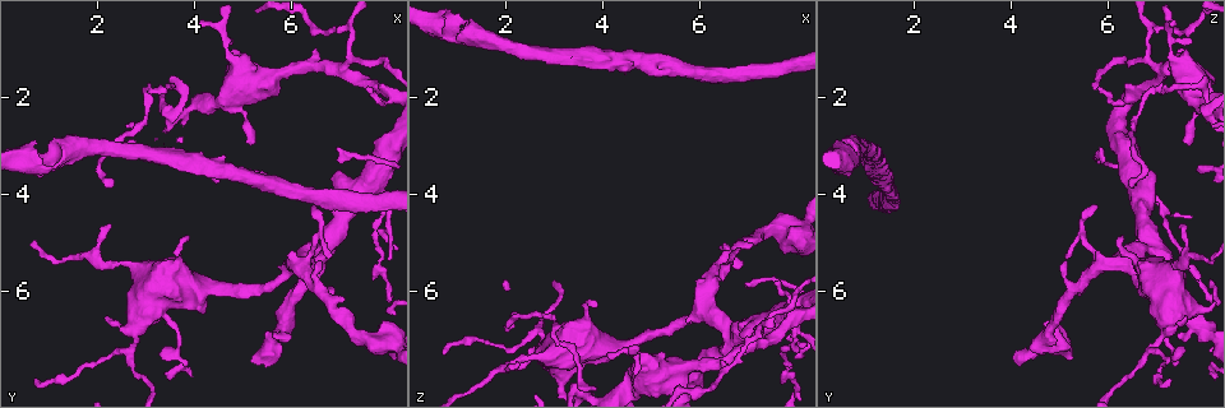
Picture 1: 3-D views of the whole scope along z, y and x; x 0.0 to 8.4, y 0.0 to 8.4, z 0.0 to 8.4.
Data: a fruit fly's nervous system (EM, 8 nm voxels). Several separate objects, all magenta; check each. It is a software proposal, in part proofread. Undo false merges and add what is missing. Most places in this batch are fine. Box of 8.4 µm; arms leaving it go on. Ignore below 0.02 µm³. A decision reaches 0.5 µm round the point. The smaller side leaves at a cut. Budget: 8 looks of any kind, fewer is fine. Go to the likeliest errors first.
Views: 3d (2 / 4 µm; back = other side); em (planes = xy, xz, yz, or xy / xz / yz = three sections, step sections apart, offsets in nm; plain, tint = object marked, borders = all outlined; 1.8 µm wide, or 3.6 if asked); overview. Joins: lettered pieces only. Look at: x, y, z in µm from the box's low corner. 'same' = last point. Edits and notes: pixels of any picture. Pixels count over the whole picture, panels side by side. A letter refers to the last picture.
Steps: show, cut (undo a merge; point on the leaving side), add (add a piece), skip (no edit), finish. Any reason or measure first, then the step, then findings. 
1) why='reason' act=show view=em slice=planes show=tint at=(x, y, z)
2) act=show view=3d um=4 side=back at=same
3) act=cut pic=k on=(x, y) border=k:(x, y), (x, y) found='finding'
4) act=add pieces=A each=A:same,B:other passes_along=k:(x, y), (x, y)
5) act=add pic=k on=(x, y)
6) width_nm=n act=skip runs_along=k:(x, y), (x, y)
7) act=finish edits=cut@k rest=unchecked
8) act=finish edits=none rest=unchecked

act=show view=3d um=4 at=(3.65, 1.75, 7.95)

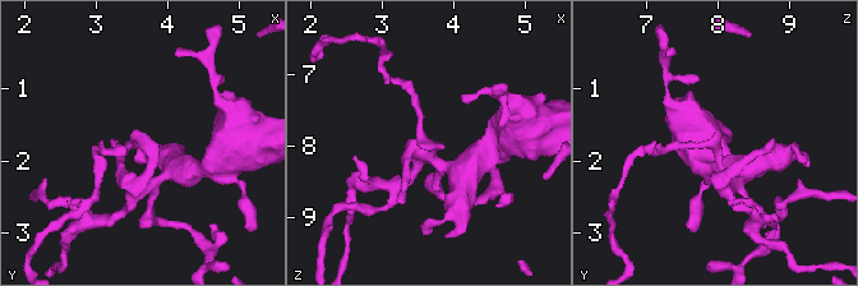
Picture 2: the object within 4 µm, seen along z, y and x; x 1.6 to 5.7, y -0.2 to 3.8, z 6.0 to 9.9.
arms=4 act=show view=em slice=xz step=16 show=borders at=(3.60, 1.80, 7.95)

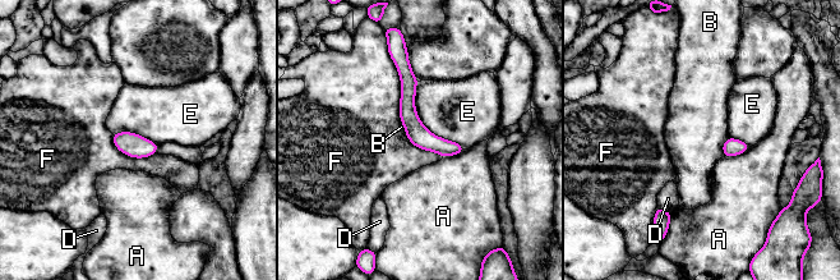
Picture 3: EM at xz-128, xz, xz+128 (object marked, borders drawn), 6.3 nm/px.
act=skip each=A:other,B:other,D:other,E:other,F:other runs_along=3:(406, 64), (411, 123), (460, 148) found='continuous, no second neuron'

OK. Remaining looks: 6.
why='looks like a crossing' act=show view=3d um=2 at=(5.30, 1.75, 7.70)

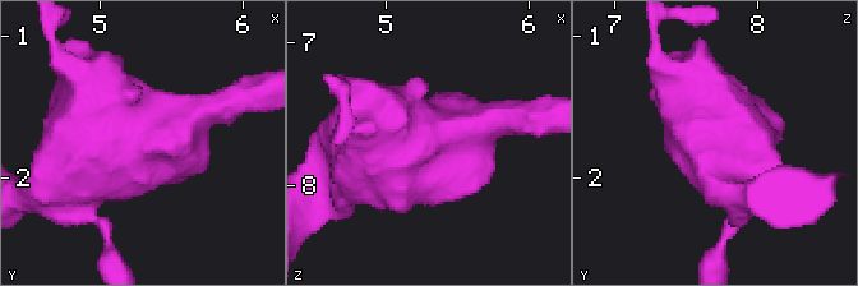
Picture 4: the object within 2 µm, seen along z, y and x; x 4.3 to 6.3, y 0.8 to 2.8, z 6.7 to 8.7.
arms=4 why='need the tissue' act=show view=em slice=xz step=4 show=borders at=(5.34, 1.70, 7.72)

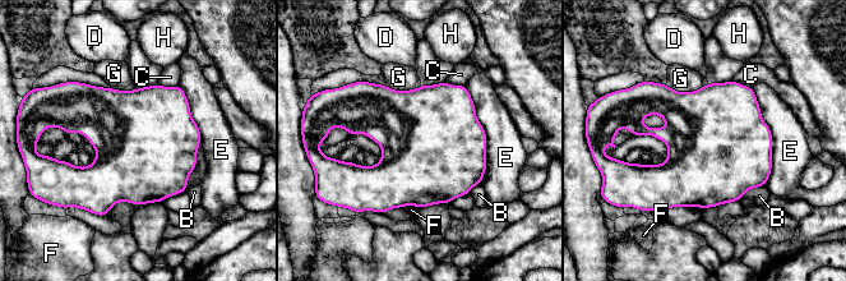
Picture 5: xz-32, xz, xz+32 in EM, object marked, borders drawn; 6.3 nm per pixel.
act=skip each=B:other,C:other,D:other,E:other,F:other,G:other,H:other border=5:(200, 143), (197, 166), (185, 188) found='all the same neuron'

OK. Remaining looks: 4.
why='thick turns thin' act=show view=3d um=4 at=(7.10, 1.55, 7.10)

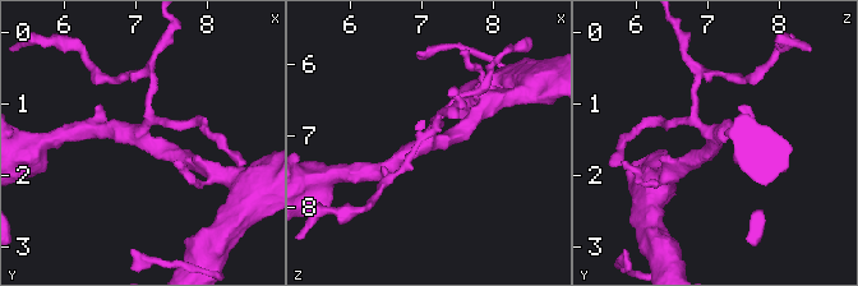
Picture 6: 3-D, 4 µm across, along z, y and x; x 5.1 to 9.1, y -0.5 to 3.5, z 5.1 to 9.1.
arms=4 act=show view=em slice=xy step=4 show=plain at=(7.15, 1.50, 7.10)

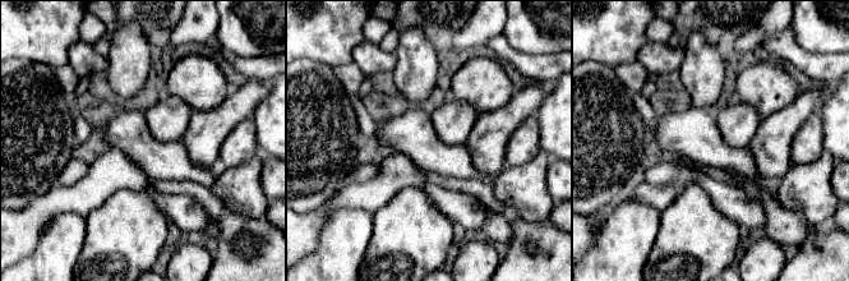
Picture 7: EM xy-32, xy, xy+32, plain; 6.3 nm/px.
why='see the neighbours' act=show view=em slice=xy step=4 show=borders at=same

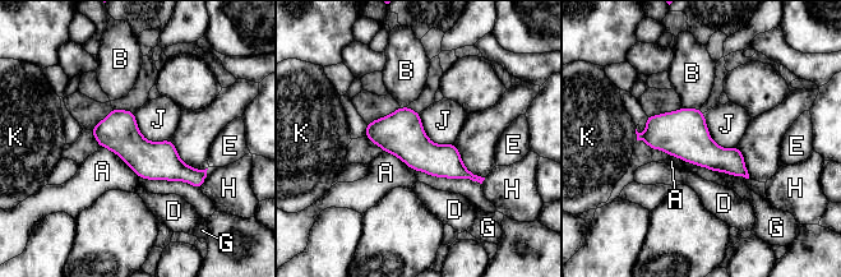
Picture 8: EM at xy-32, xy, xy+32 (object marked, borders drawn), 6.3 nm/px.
width_nm=240 act=skip each=A:other,B:other,D:other,E:other,G:other,H:other,J:other,K:other found='one neuron here'

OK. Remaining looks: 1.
act=finish edits=none rest=unchecked

